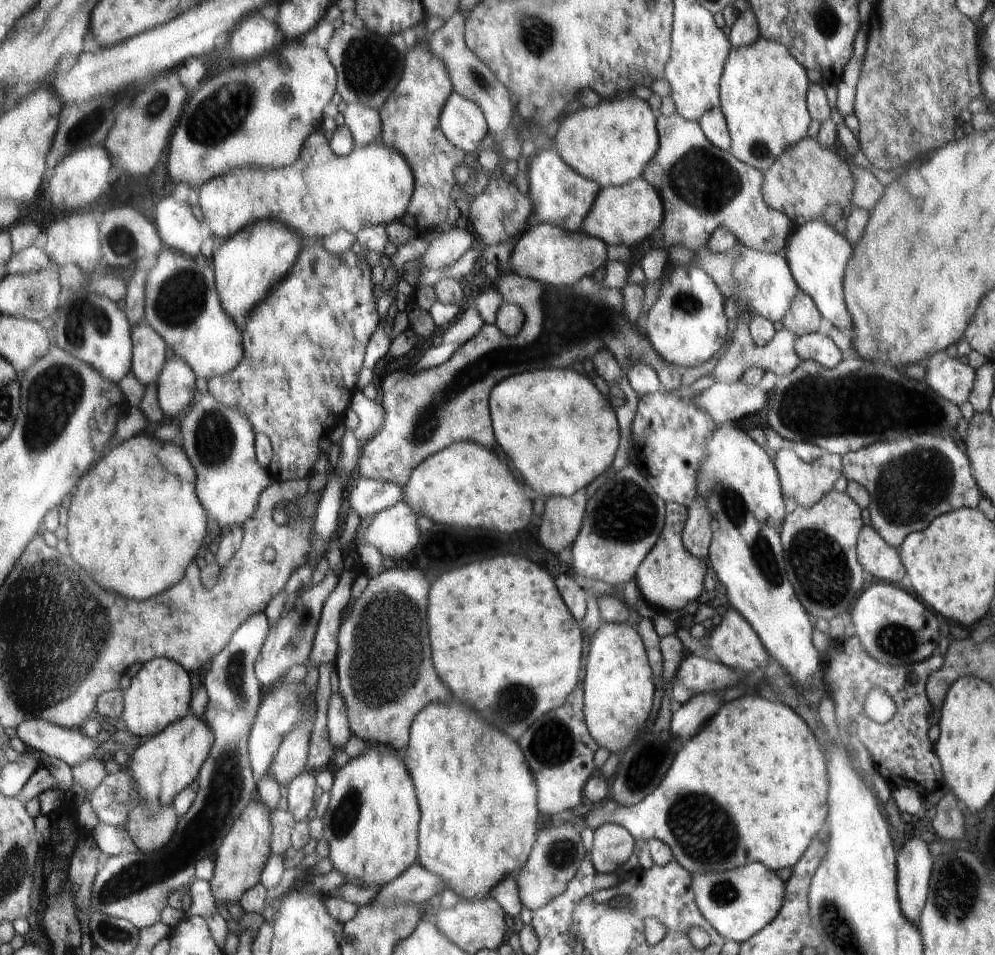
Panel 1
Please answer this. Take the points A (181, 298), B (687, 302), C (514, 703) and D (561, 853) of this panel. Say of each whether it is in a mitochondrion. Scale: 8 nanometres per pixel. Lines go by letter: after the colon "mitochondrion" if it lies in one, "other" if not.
A: mitochondrion
B: mitochondrion
C: mitochondrion
D: mitochondrion

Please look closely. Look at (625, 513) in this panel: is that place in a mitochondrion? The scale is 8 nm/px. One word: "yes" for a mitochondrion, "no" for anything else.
yes

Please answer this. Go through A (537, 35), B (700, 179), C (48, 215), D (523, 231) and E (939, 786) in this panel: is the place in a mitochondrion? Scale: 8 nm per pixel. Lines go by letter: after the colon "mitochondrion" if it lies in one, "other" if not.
A: mitochondrion
B: mitochondrion
C: other
D: other
E: other

